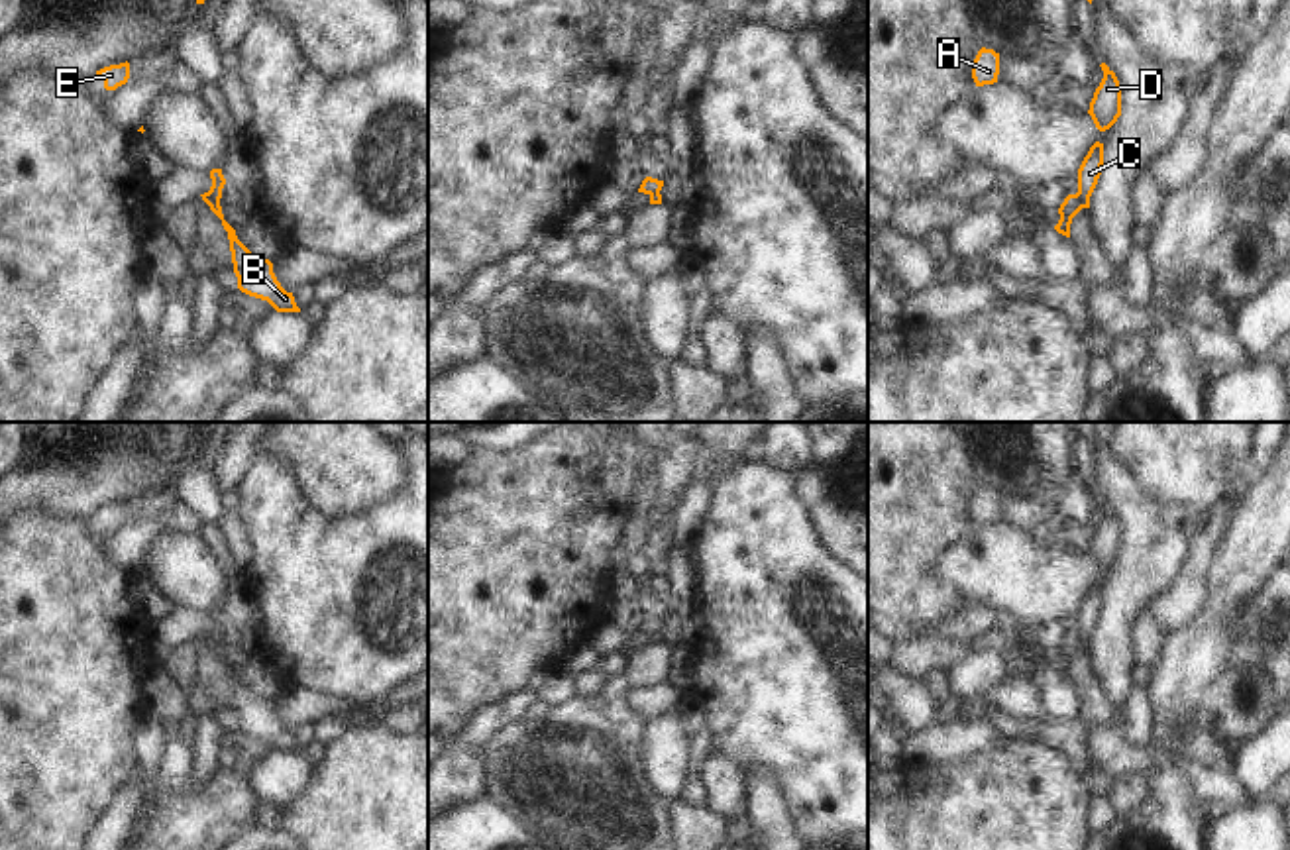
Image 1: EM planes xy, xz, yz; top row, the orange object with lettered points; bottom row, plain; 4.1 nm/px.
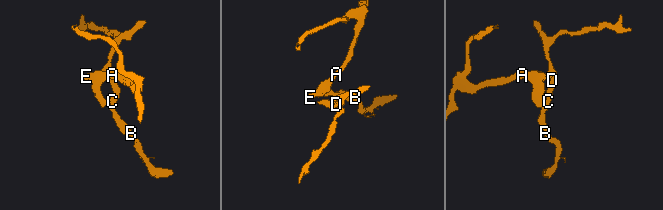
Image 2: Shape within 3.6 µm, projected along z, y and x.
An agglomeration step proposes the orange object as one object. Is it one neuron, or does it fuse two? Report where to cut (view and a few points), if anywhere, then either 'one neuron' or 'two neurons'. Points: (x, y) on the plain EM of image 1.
xy (205, 633), (218, 642) | two neurons

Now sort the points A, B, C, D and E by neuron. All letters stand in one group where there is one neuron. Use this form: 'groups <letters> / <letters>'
groups A B E / C D

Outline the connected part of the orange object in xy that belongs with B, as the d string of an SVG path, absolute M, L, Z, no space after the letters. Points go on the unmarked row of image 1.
M206 632L200 634L210 650L222 660L228 671L234 713L238 728L249 736L267 740L277 752L300 752L293 732L287 732L273 713L273 703L253 695L236 675L236 669L224 660L220 642L214 642Z

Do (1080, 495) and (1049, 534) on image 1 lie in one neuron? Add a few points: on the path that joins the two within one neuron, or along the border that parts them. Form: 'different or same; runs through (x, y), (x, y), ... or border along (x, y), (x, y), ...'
same; runs through (1071, 505), (1053, 525)

